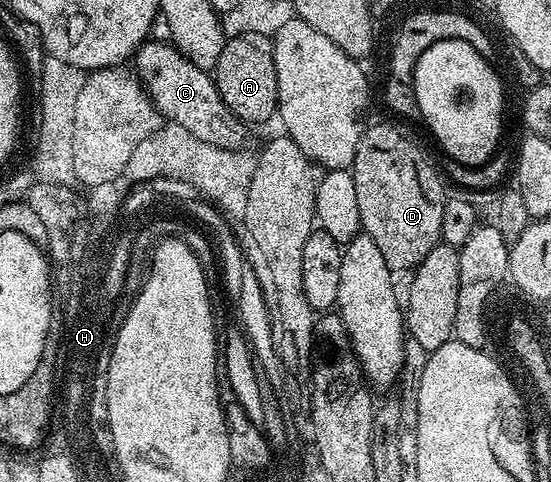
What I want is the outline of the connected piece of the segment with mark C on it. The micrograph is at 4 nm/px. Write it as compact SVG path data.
M148 39L140 46L133 57L133 66L141 67L144 75L147 75L147 81L150 81L151 88L155 90L160 107L187 123L187 127L192 128L203 146L215 150L235 146L231 141L231 131L239 122L221 98L214 79L210 75L199 75L196 65L178 48L171 48L167 42L155 39Z

